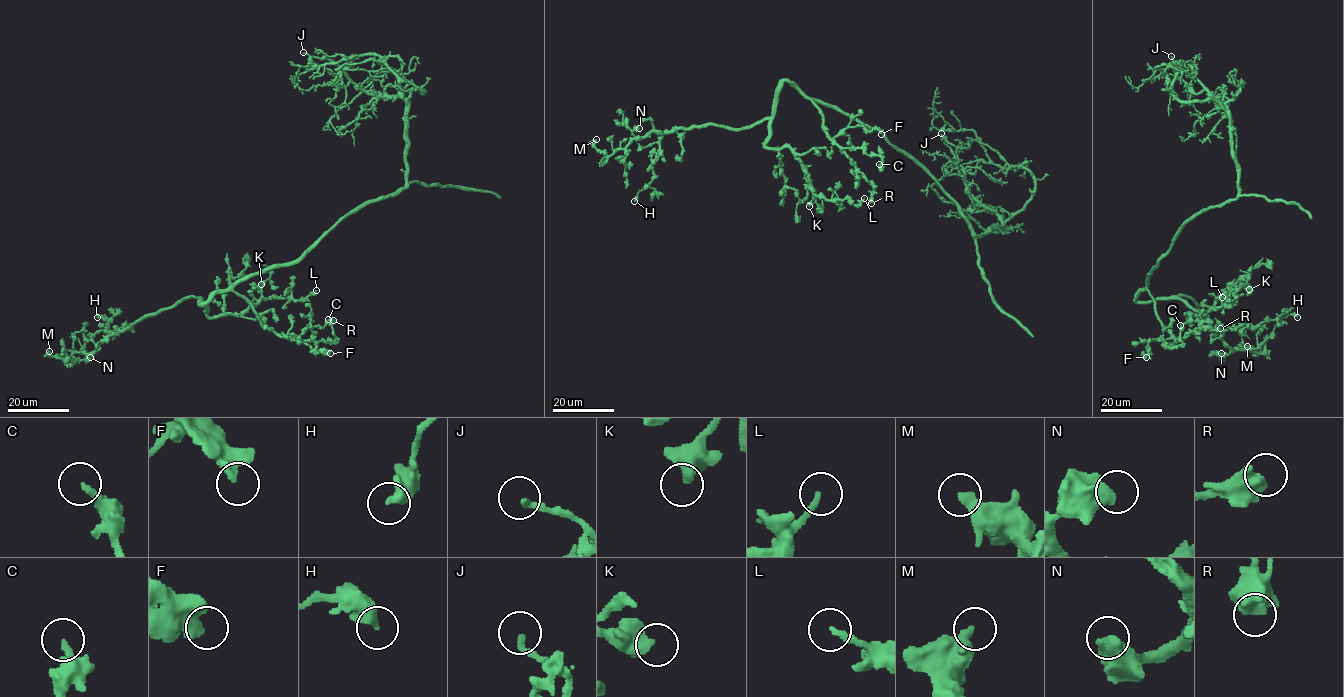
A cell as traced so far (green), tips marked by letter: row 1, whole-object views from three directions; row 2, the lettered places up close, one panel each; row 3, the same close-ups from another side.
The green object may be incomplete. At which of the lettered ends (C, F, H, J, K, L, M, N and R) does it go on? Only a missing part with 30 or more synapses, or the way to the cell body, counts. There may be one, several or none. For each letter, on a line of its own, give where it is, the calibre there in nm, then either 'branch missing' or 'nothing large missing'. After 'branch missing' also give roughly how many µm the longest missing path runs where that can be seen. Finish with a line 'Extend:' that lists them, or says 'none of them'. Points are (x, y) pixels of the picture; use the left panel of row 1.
C: place (328, 319); calibre 240 nm; nothing large missing
F: place (330, 353); calibre 420 nm; nothing large missing
H: place (97, 317); calibre 480 nm; nothing large missing
J: place (303, 52); calibre 200 nm; nothing large missing
K: place (261, 284); calibre 550 nm; nothing large missing
L: place (316, 290); calibre 190 nm; nothing large missing
M: place (49, 351); calibre 360 nm; nothing large missing
N: place (90, 357); calibre 550 nm; nothing large missing
R: place (333, 320); calibre 550 nm; nothing large missing
Extend: none of them

